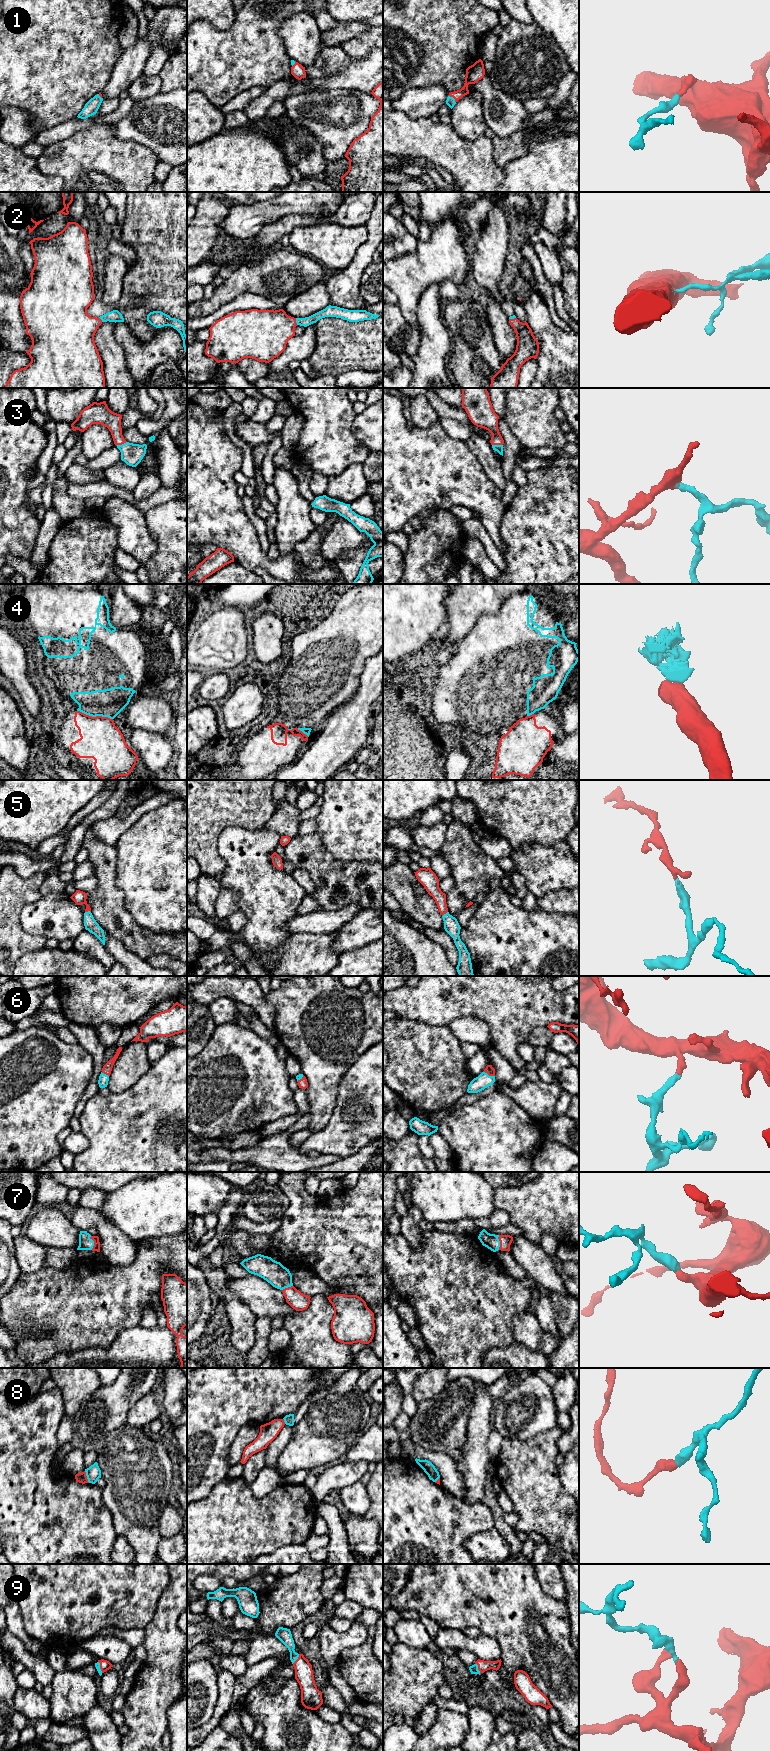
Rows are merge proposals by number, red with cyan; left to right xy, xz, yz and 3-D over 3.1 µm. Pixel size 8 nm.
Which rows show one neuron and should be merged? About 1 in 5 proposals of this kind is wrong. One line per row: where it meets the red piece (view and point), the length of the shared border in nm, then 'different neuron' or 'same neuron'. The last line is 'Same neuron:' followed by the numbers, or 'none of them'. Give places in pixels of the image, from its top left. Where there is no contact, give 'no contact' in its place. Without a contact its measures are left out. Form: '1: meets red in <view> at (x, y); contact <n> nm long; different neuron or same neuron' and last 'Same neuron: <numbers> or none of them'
1: meets red in yz at (453, 97); contact 90 nm long; same neuron
2: meets red in xz at (295, 321); contact 60 nm long; same neuron
3: meets red in yz at (497, 444); contact 90 nm long; same neuron
4: meets red in xy at (96, 716); contact 300 nm long; different neuron
5: meets red in xy at (87, 911); contact 50 nm long; same neuron
6: meets red in yz at (489, 1075); contact 100 nm long; same neuron
7: meets red in xy at (94, 1243); contact 110 nm long; same neuron
8: meets red in xy at (86, 1477); contact 100 nm long; different neuron
9: meets red in yz at (478, 1668); contact 100 nm long; same neuron
Same neuron: 1, 2, 3, 5, 6, 7, 9

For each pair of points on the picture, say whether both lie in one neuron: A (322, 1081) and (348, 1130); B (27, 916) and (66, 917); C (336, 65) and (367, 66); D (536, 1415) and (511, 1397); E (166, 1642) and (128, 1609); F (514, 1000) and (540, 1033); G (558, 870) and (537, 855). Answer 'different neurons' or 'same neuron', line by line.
A: different neurons
B: same neuron
C: different neurons
D: same neuron
E: different neurons
F: different neurons
G: same neuron

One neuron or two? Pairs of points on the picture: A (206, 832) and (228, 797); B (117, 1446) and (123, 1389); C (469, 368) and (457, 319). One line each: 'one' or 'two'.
A: one
B: two
C: one

